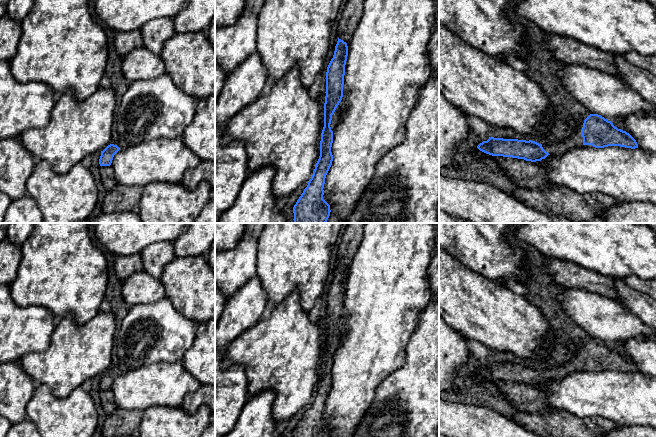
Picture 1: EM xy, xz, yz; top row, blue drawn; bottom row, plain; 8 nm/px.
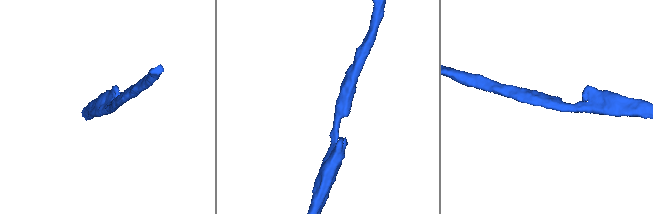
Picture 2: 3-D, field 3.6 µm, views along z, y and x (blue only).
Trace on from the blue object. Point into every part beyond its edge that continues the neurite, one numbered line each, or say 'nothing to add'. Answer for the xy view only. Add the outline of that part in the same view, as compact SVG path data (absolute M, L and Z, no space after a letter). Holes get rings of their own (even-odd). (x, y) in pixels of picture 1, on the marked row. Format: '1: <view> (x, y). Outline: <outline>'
1: xy (122, 144). Outline: M122 138L118 142L114 143L114 145L117 145L119 149L124 149L128 146L126 141L123 140Z

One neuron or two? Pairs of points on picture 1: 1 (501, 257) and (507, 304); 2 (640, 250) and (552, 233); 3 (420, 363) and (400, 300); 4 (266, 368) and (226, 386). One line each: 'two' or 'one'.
1: two
2: one
3: two
4: two

